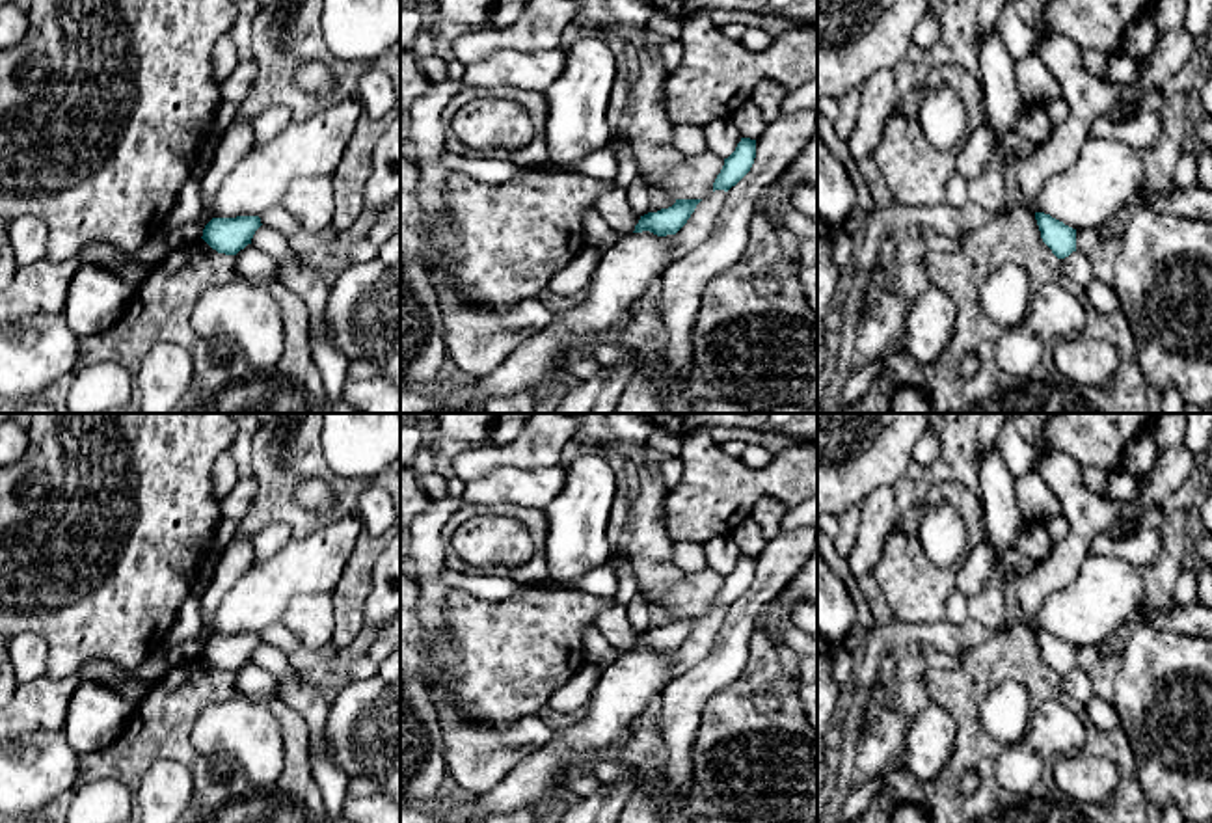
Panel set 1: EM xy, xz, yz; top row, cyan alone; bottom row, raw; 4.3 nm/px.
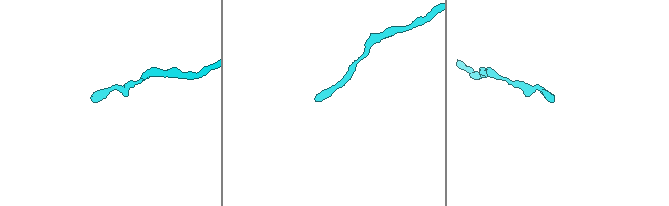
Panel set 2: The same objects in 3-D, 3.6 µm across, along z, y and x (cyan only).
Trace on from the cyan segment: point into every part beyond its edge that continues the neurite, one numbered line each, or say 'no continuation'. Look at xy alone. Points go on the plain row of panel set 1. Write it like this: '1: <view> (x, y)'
no continuation

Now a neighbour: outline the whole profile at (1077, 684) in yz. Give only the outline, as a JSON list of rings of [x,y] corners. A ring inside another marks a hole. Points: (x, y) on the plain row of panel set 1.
[[[1078,667],[1069,674],[1059,676],[1059,685],[1069,696],[1080,700],[1082,704],[1093,696],[1093,683],[1087,672]]]

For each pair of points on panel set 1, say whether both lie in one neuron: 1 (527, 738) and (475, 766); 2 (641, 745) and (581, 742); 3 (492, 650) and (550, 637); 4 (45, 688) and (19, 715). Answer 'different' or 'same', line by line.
1: same
2: different
3: same
4: same

